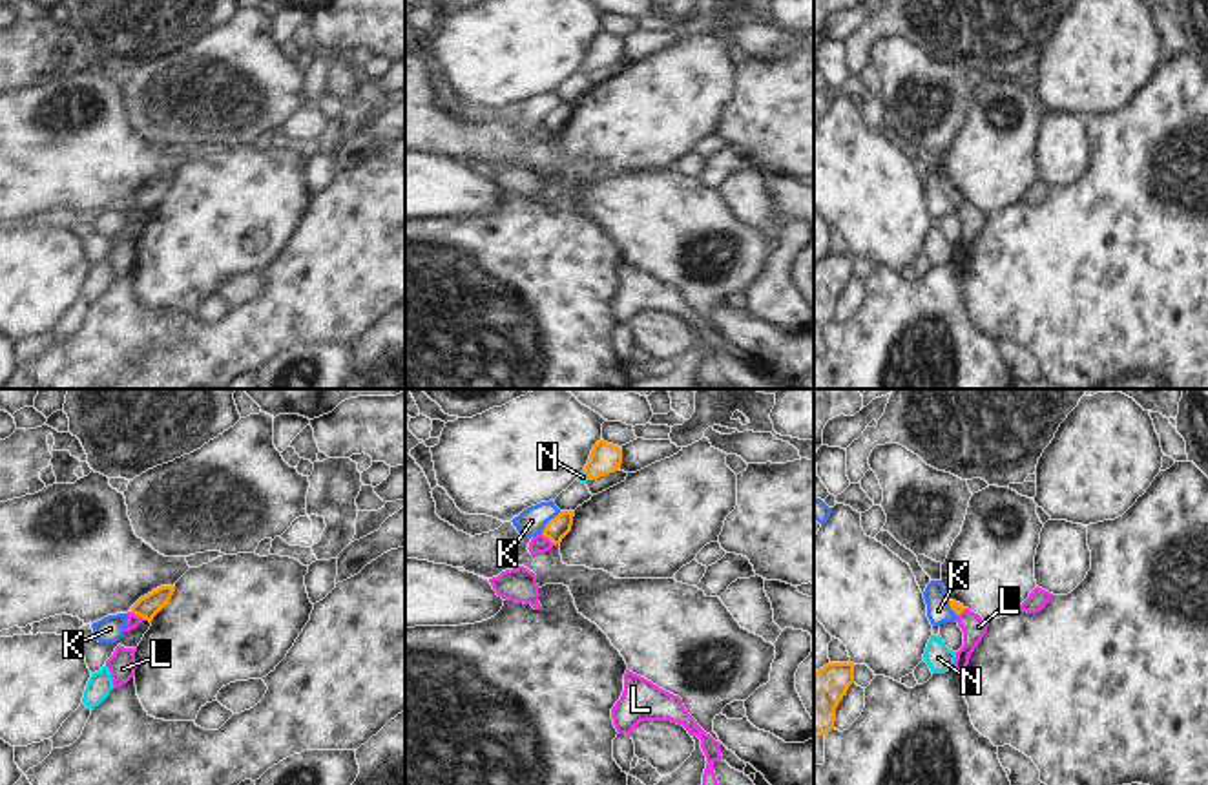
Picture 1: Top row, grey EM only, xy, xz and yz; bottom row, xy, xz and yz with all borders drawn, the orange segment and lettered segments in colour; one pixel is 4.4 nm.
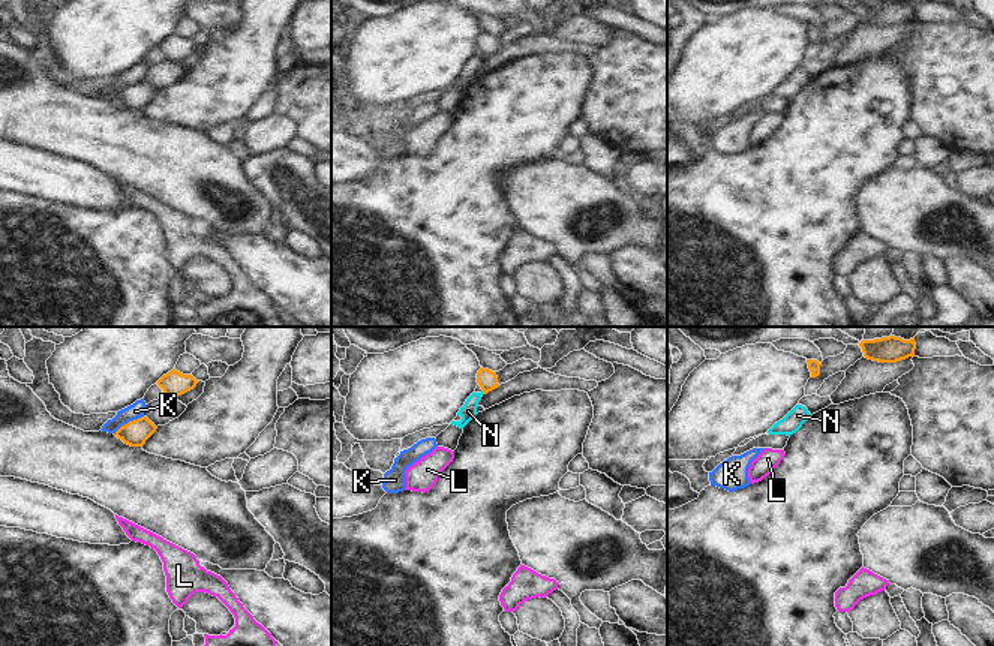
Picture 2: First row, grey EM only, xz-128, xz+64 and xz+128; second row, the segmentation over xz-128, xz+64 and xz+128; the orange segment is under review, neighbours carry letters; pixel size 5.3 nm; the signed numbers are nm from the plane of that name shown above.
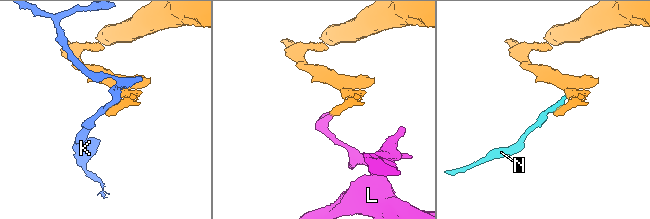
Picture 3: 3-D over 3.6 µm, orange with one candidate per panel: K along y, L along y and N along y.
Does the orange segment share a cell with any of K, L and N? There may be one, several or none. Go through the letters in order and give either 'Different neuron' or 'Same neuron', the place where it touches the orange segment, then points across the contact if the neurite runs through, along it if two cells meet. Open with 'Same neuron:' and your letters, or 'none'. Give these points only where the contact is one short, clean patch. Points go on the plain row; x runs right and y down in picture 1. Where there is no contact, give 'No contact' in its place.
Same neuron: N
K: Different neuron. Touches orange at xz (548, 114). Boundary: xz (561, 103), (541, 125)
L: Different neuron. Touches orange at xz (550, 130). Boundary: xz (542, 125), (555, 136)
N: Same neuron. Touches orange at xz (586, 64). Path across: xz (604, 50), (586, 64), (583, 68).

